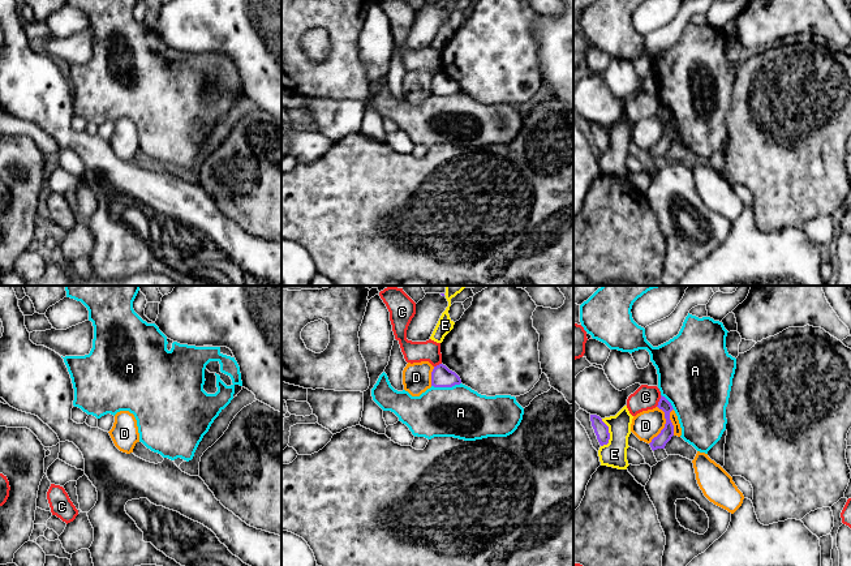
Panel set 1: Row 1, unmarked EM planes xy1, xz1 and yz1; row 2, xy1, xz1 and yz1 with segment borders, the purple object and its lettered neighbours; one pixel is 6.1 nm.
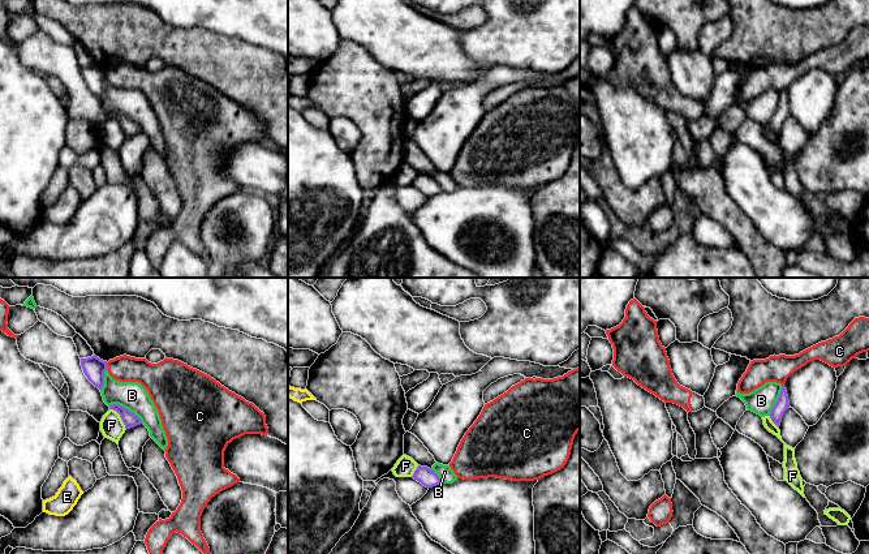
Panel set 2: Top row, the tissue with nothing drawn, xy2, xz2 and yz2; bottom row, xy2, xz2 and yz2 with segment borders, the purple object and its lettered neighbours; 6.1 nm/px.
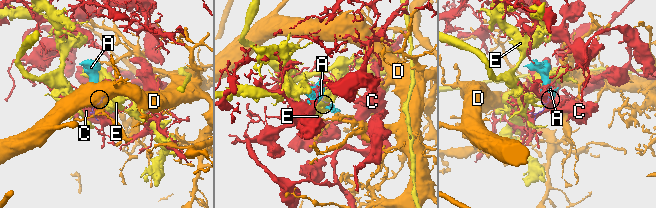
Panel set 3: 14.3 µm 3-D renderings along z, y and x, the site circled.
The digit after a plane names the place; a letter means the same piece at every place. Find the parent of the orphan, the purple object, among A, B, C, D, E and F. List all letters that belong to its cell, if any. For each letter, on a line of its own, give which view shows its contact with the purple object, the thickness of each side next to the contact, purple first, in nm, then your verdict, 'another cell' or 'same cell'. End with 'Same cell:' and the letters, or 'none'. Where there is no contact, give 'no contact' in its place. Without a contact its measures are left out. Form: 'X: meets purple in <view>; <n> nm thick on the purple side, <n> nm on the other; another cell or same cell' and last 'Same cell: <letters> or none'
A: meets purple in xz1; 130 nm thick on the purple side, 320 nm on the other; same cell
B: meets purple in xy2; 90 nm thick on the purple side, 180 nm on the other; another cell
C: meets purple in yz1; 80 nm thick on the purple side, 150 nm on the other; another cell
D: meets purple in yz1; 80 nm thick on the purple side, 180 nm on the other; another cell
E: meets purple in yz1; 90 nm thick on the purple side, 160 nm on the other; another cell
F: meets purple in xy2; 90 nm thick on the purple side, 140 nm on the other; another cell
Same cell: A

